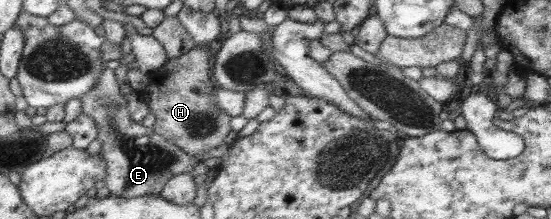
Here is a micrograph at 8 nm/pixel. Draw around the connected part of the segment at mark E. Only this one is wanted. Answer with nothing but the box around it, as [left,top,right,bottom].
[79,67,198,198]

